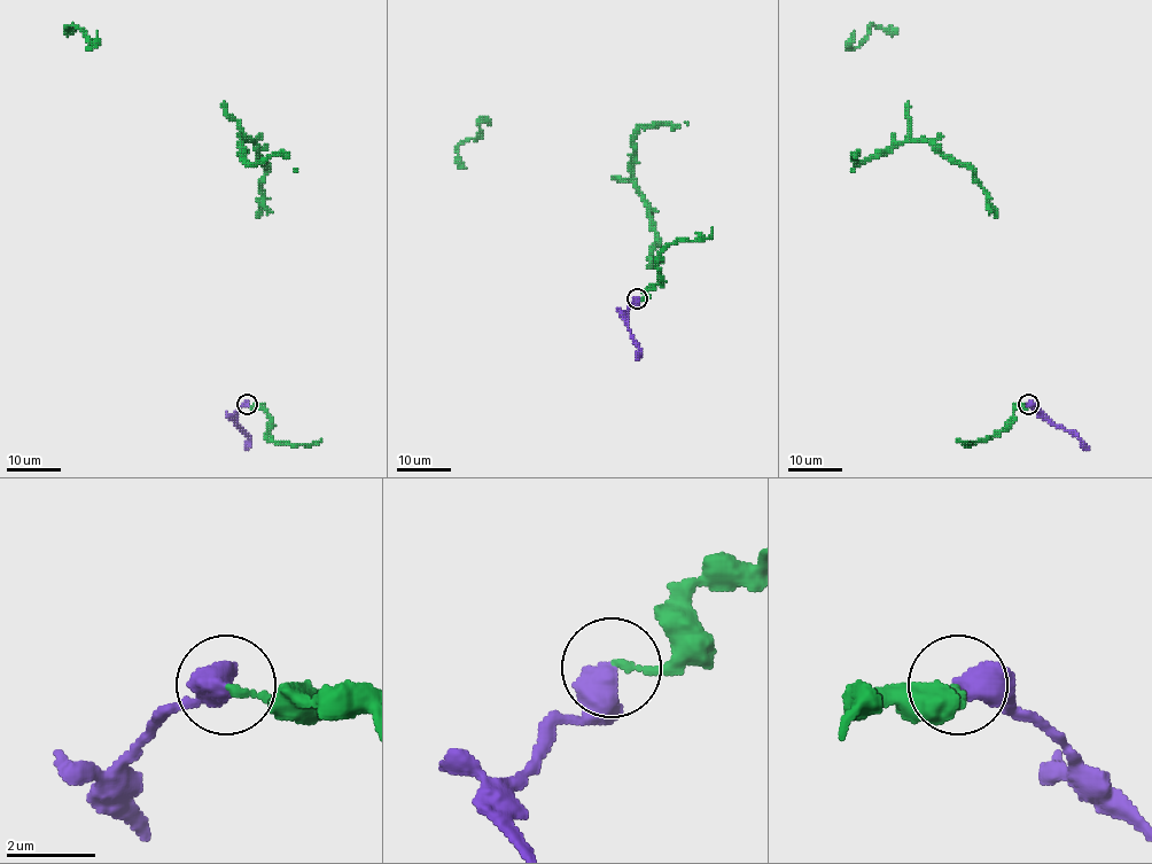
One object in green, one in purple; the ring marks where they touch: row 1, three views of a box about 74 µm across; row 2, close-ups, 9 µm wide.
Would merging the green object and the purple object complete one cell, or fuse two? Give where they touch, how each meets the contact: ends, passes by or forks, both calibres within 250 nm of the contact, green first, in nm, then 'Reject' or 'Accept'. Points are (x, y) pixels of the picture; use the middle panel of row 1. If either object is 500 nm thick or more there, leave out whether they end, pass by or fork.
Place: (637, 298). Thickness 140 nm (green) against 650 nm. Accept

